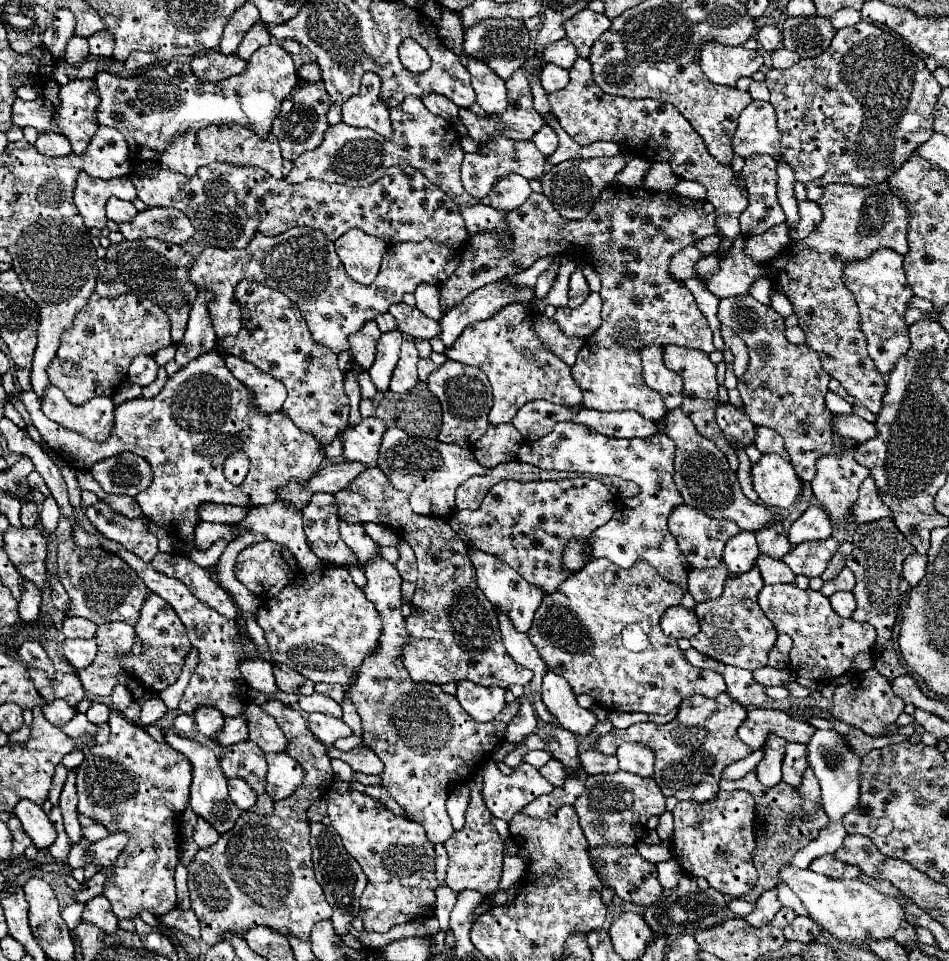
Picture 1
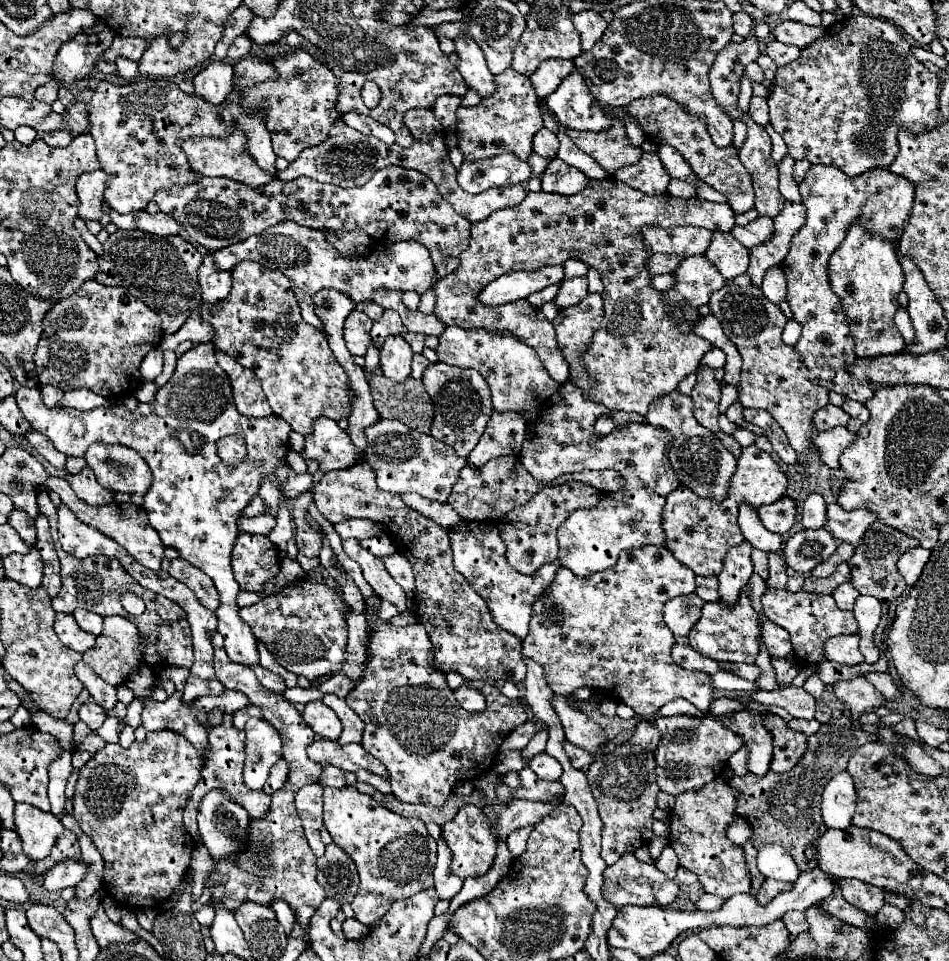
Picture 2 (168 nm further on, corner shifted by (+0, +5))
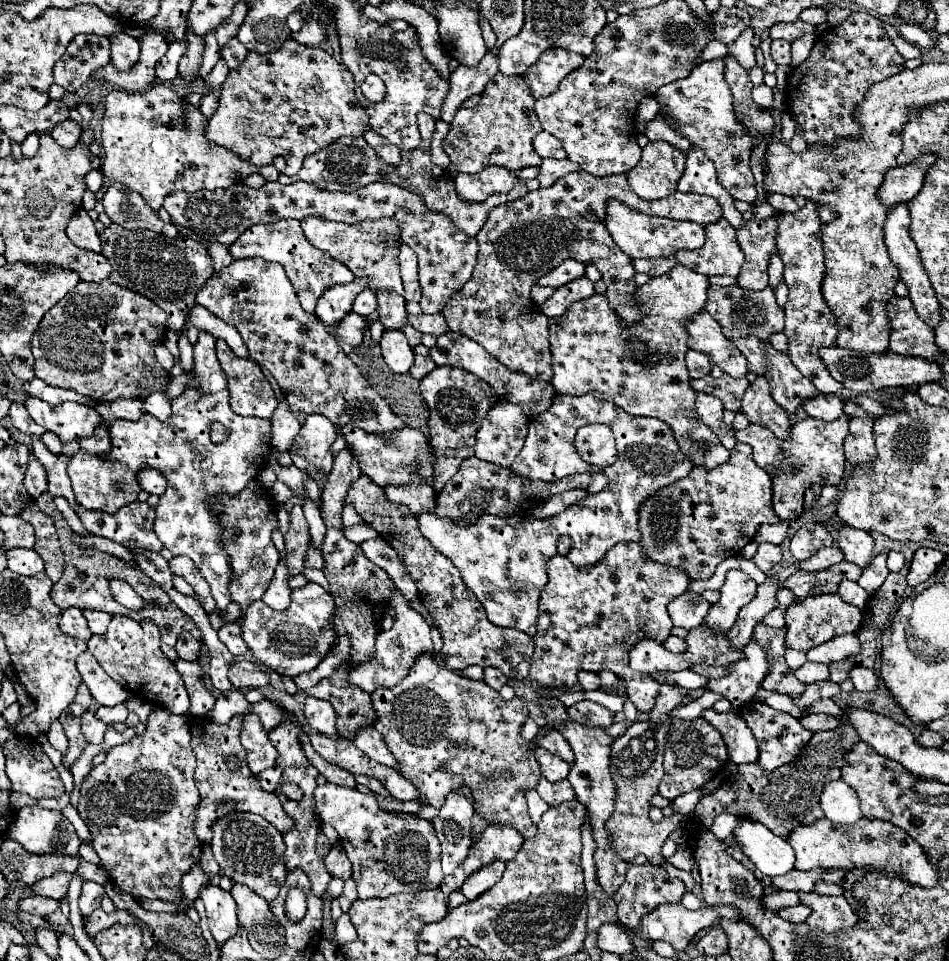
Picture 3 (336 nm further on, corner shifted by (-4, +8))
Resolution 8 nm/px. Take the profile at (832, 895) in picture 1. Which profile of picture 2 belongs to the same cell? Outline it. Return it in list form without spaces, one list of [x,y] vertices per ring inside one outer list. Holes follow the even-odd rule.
[[[773,843],[759,847],[757,867],[763,877],[777,881],[797,881],[799,877],[799,869],[793,857],[781,845],[773,845]]]

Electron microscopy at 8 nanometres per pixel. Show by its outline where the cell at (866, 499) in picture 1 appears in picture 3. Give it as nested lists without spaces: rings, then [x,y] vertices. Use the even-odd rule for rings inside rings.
[[[839,524],[839,532],[837,532],[837,542],[839,548],[845,554],[845,560],[857,564],[857,566],[865,566],[871,562],[873,558],[873,538],[869,532],[865,530],[857,530],[849,524]]]

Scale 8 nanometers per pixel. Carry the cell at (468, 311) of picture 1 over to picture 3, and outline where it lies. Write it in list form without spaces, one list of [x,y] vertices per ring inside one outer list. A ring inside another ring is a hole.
[[[565,260],[561,262],[557,268],[553,268],[551,272],[547,272],[545,276],[539,276],[539,280],[535,282],[537,286],[551,286],[551,288],[559,288],[575,278],[581,278],[585,274],[585,264],[577,262],[577,260]]]

